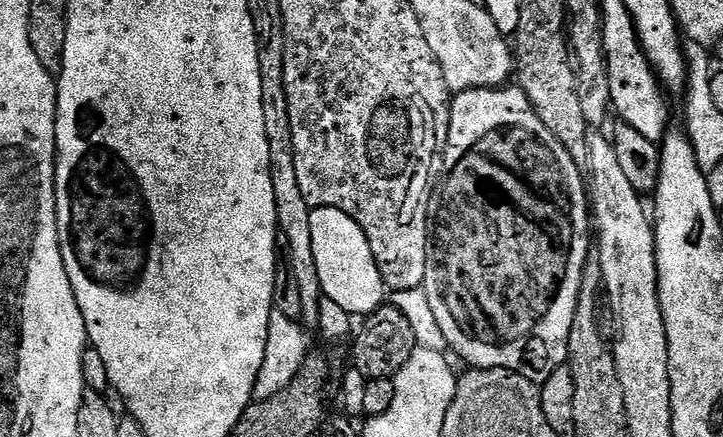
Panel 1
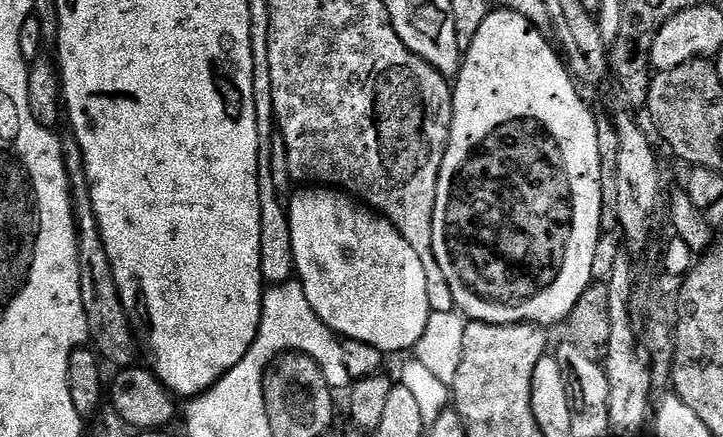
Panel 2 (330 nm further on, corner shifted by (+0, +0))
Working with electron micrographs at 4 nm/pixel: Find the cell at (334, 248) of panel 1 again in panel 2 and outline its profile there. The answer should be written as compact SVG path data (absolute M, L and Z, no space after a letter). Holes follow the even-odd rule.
M304 186L293 191L287 209L294 242L295 275L306 290L310 306L314 306L314 314L344 340L366 342L385 354L415 349L433 311L422 262L400 231L379 212L331 186Z

